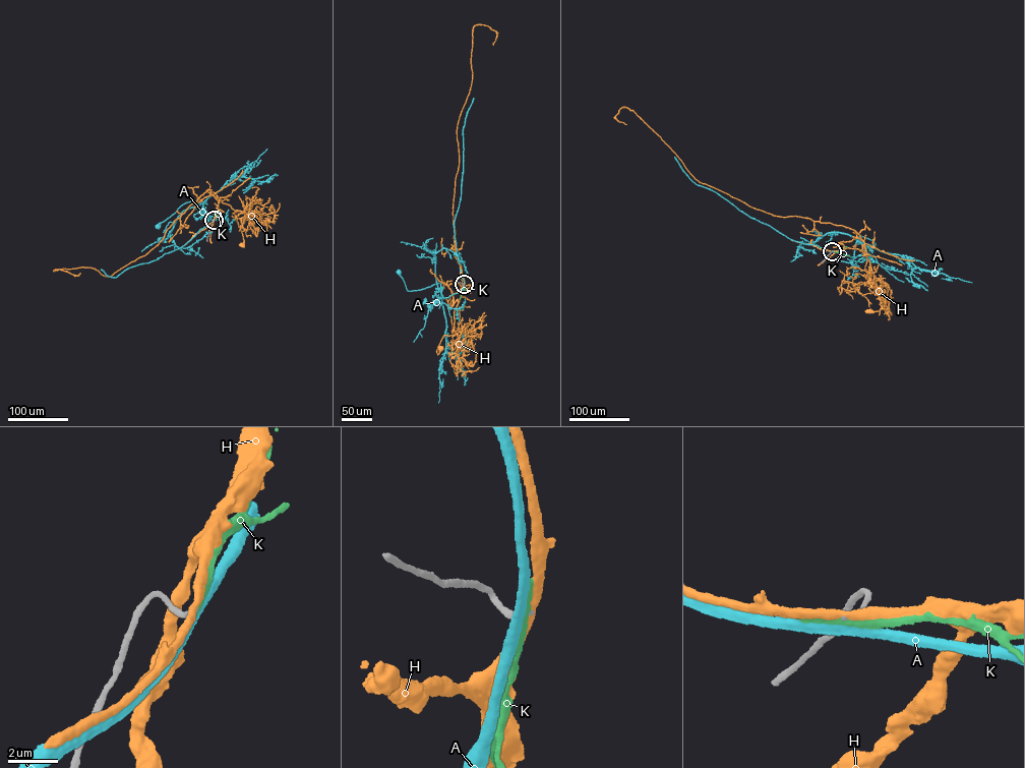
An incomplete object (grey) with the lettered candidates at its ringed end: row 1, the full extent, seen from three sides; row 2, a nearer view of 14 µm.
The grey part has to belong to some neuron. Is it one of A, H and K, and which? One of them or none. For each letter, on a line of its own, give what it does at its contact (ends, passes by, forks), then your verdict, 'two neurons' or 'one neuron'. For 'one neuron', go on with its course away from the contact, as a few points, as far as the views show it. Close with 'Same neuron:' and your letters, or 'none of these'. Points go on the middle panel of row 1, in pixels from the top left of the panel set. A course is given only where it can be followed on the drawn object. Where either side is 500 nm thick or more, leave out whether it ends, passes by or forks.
A: it passes by | two neurons
H: it passes by | two neurons
K: it passes by | two neurons
Same neuron: none of these

